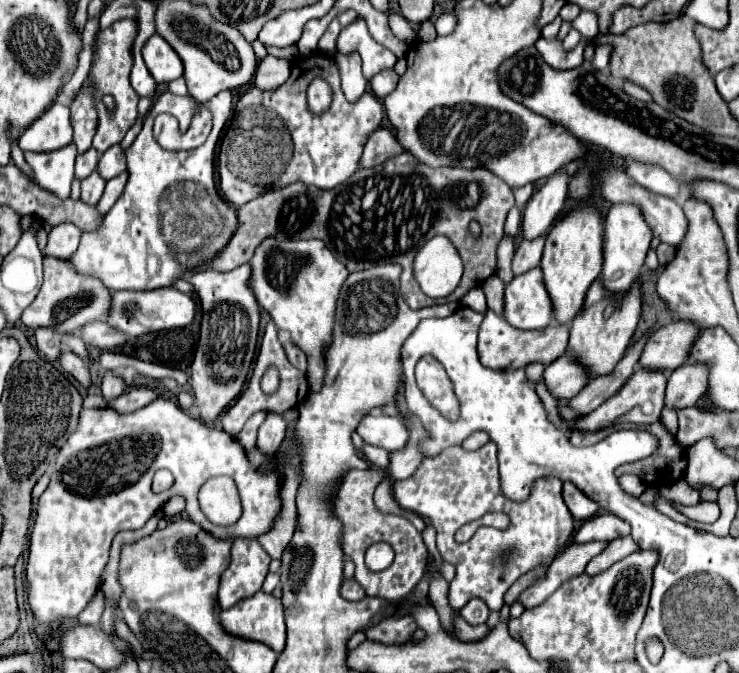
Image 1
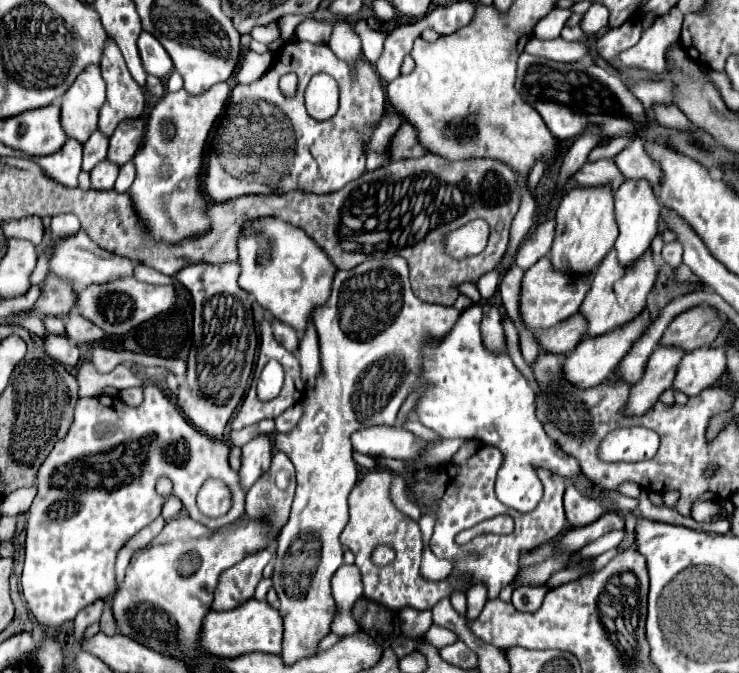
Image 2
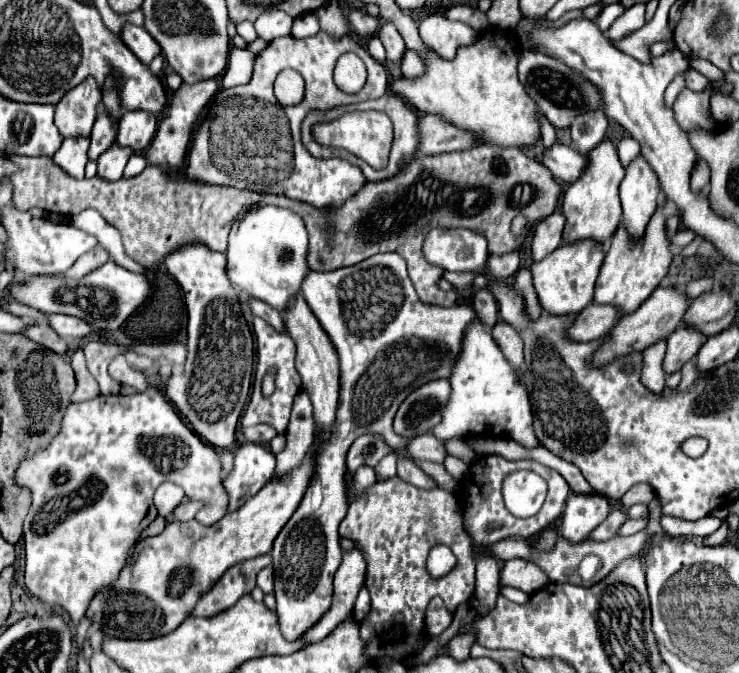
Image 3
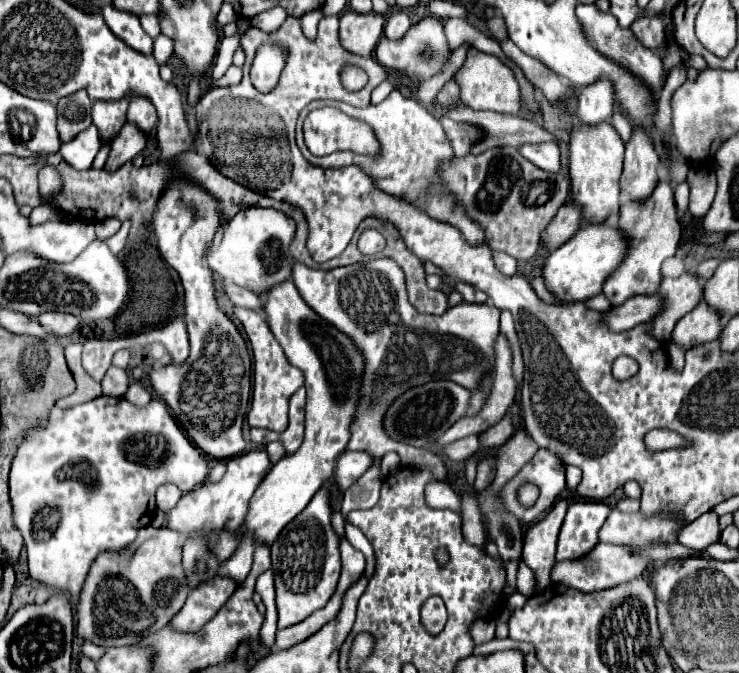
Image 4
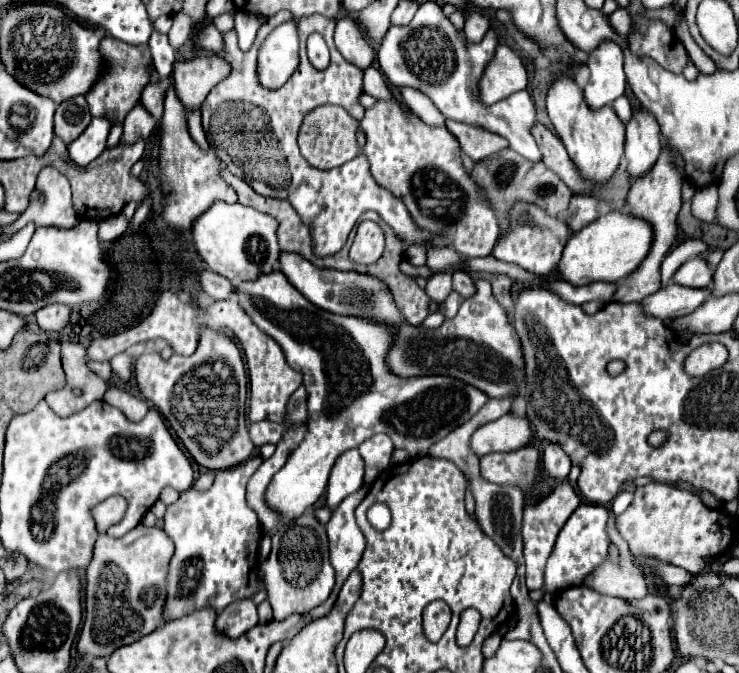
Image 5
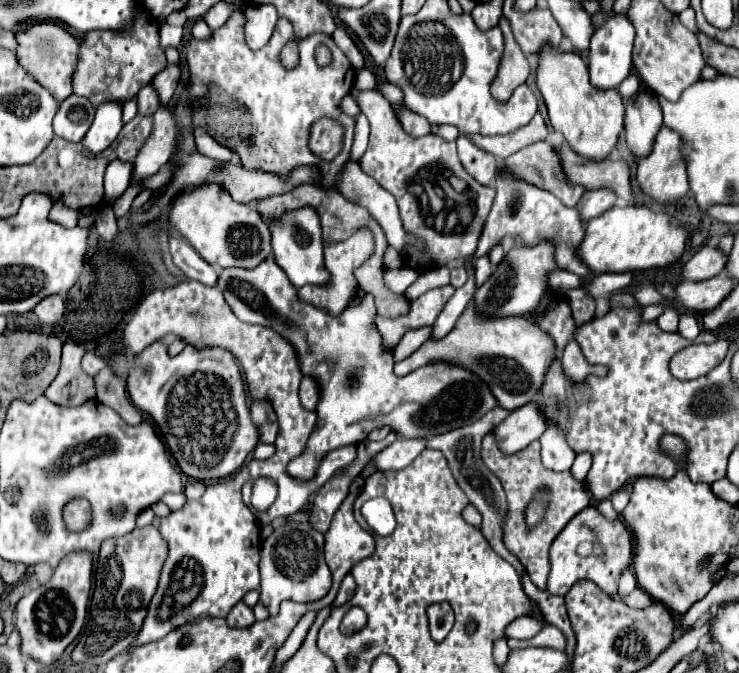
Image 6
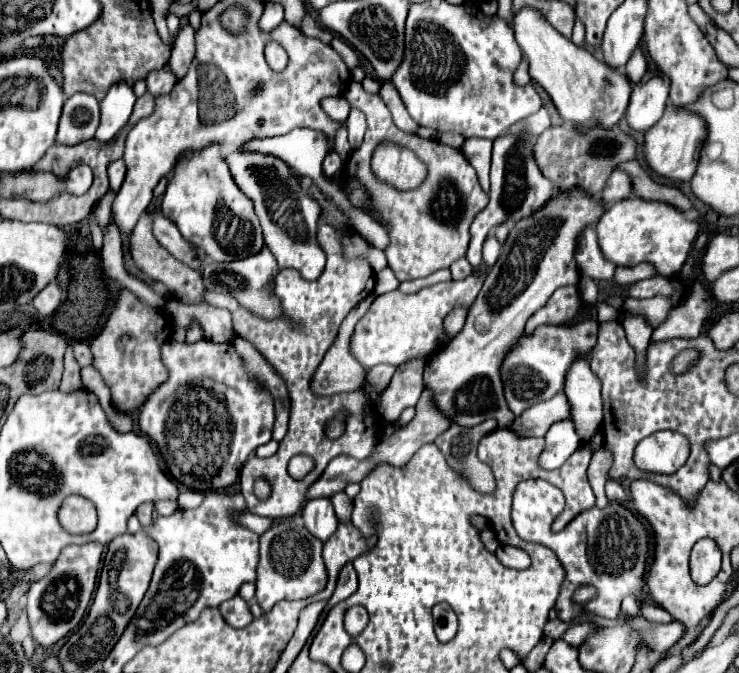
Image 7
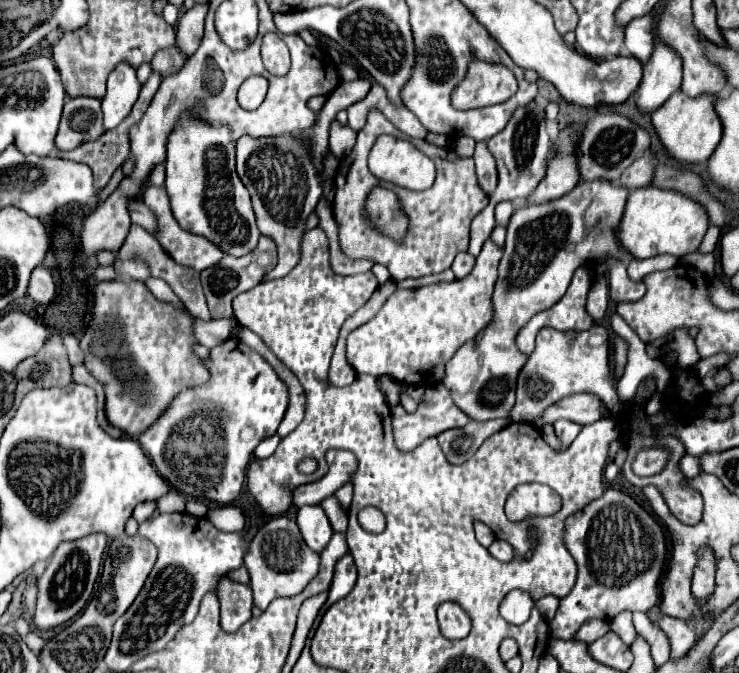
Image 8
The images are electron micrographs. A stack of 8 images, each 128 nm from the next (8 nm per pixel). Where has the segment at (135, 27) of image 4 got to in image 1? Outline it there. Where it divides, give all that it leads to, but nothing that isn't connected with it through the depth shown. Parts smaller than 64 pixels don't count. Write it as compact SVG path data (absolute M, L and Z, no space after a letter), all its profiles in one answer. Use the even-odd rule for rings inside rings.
M154 34L146 42L146 46L142 50L142 56L144 56L146 68L150 70L152 78L158 84L168 84L168 82L180 78L182 72L184 72L182 60L176 54L176 50L172 50L172 46L158 34Z

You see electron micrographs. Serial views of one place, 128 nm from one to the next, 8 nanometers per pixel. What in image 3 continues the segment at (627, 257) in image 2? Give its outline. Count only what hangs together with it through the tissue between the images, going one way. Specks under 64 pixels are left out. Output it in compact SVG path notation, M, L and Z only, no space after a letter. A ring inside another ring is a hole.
M638 156L626 168L626 176L620 184L622 224L630 232L632 240L644 234L652 214L658 208L658 176L652 172L644 156Z

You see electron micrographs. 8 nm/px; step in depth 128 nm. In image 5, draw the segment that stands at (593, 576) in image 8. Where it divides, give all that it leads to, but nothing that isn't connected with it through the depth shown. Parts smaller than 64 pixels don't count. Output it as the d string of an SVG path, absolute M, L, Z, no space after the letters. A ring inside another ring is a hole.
M580 504L574 510L574 516L568 518L568 524L564 524L562 532L558 534L556 546L548 558L546 564L546 584L544 590L530 592L529 597L534 602L540 602L546 592L556 594L564 588L570 586L580 586L584 578L594 572L608 556L608 532L606 532L606 522L608 522L608 510L598 504Z

